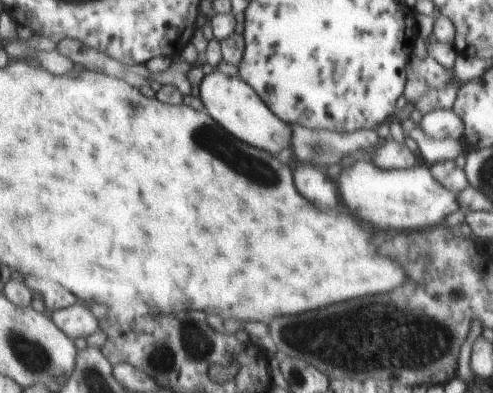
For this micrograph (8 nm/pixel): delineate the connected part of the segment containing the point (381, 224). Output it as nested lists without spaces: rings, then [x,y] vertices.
[[[363,160],[353,162],[344,166],[341,170],[343,176],[339,178],[339,190],[347,202],[347,206],[351,208],[351,212],[355,216],[359,216],[361,220],[365,218],[365,222],[369,222],[371,226],[375,226],[377,230],[421,230],[421,228],[433,228],[435,225],[443,224],[443,218],[455,210],[459,210],[458,195],[453,194],[450,190],[445,190],[437,180],[433,180],[429,167],[418,166],[417,164],[405,169],[381,170],[377,166],[373,166],[373,162],[365,162]]]

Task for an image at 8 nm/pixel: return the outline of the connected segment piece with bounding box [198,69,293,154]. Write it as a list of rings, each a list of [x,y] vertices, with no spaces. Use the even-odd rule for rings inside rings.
[[[208,69],[199,84],[198,96],[208,113],[239,140],[271,154],[279,154],[293,146],[293,128],[263,102],[261,95],[246,79]]]

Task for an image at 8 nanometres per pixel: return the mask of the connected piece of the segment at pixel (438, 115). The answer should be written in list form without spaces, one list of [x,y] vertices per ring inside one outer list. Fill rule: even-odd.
[[[451,109],[434,110],[421,116],[416,125],[428,137],[433,139],[453,138],[460,140],[463,122]]]

